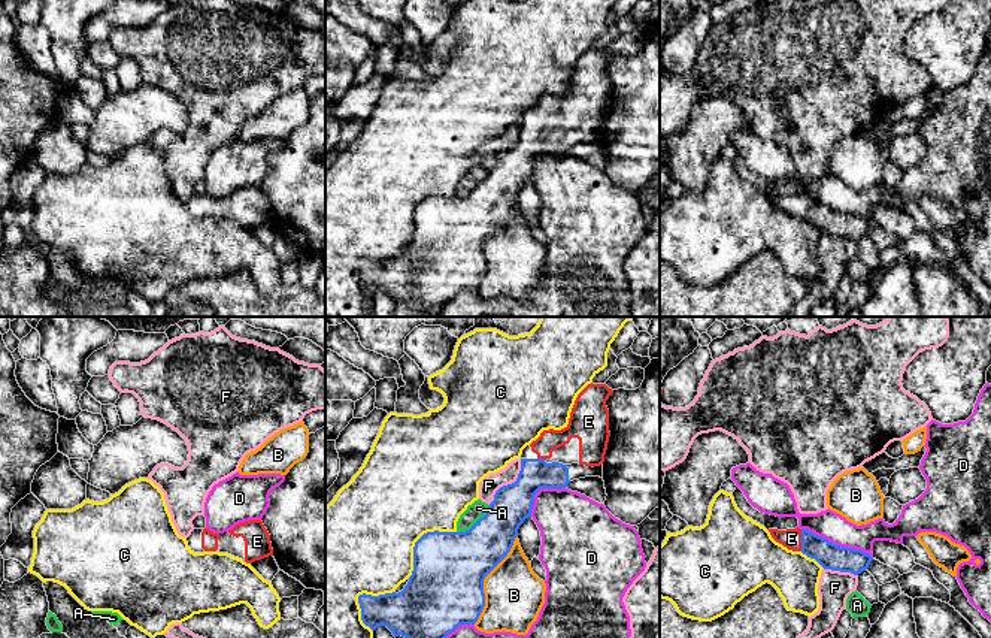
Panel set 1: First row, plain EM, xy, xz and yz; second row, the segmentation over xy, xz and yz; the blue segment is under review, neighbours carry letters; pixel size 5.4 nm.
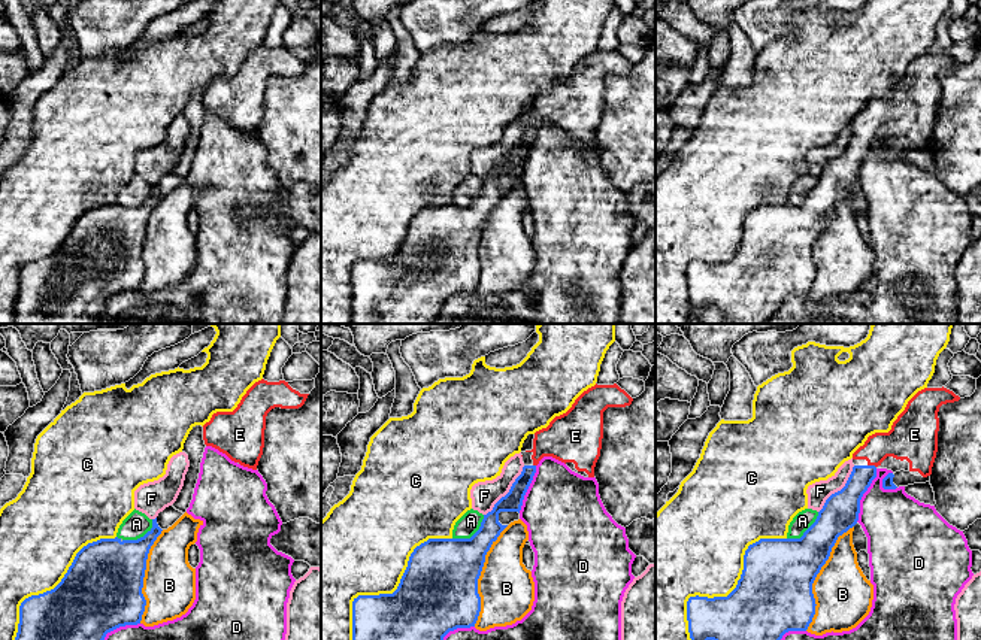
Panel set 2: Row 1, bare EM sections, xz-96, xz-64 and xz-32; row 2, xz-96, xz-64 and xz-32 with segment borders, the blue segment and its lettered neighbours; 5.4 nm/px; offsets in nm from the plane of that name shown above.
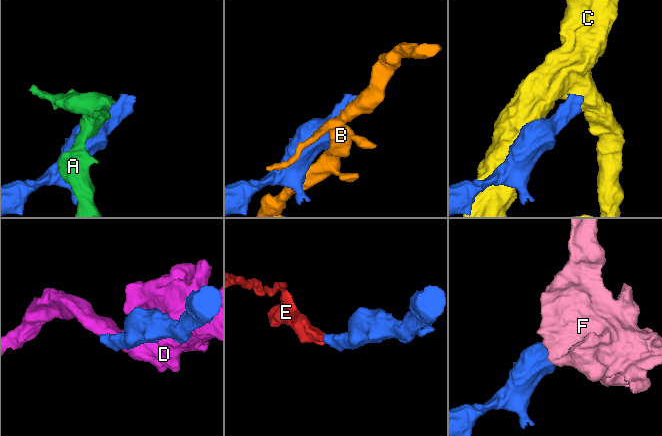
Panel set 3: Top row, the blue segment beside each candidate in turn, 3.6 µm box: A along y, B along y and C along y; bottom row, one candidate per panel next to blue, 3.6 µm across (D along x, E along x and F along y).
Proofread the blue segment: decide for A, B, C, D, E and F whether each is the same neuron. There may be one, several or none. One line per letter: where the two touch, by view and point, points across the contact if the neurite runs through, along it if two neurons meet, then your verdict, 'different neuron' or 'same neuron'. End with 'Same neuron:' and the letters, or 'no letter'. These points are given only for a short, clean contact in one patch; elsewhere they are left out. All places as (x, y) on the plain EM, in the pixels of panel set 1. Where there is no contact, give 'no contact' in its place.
A: xz (476, 187) | different neuron
B: xz (484, 244) | different neuron
C: xz (418, 205) | different neuron
D: yz (838, 211) | different neuron
E: yz (802, 205) | across yz (830, 221), (802, 205), (791, 203) | same neuron
F: xz (509, 150) | along xz (521, 124), (518, 142), (503, 150), (488, 169) | different neuron
Same neuron: E

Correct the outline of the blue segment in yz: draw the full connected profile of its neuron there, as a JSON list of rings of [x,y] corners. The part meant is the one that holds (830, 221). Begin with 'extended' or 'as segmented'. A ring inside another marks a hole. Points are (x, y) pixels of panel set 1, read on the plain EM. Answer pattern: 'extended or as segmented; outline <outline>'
extended; outline [[[769,194],[772,203],[793,217],[801,217],[815,224],[824,235],[851,238],[854,241],[866,236],[873,223],[861,215],[840,212],[818,202],[807,194]]]

